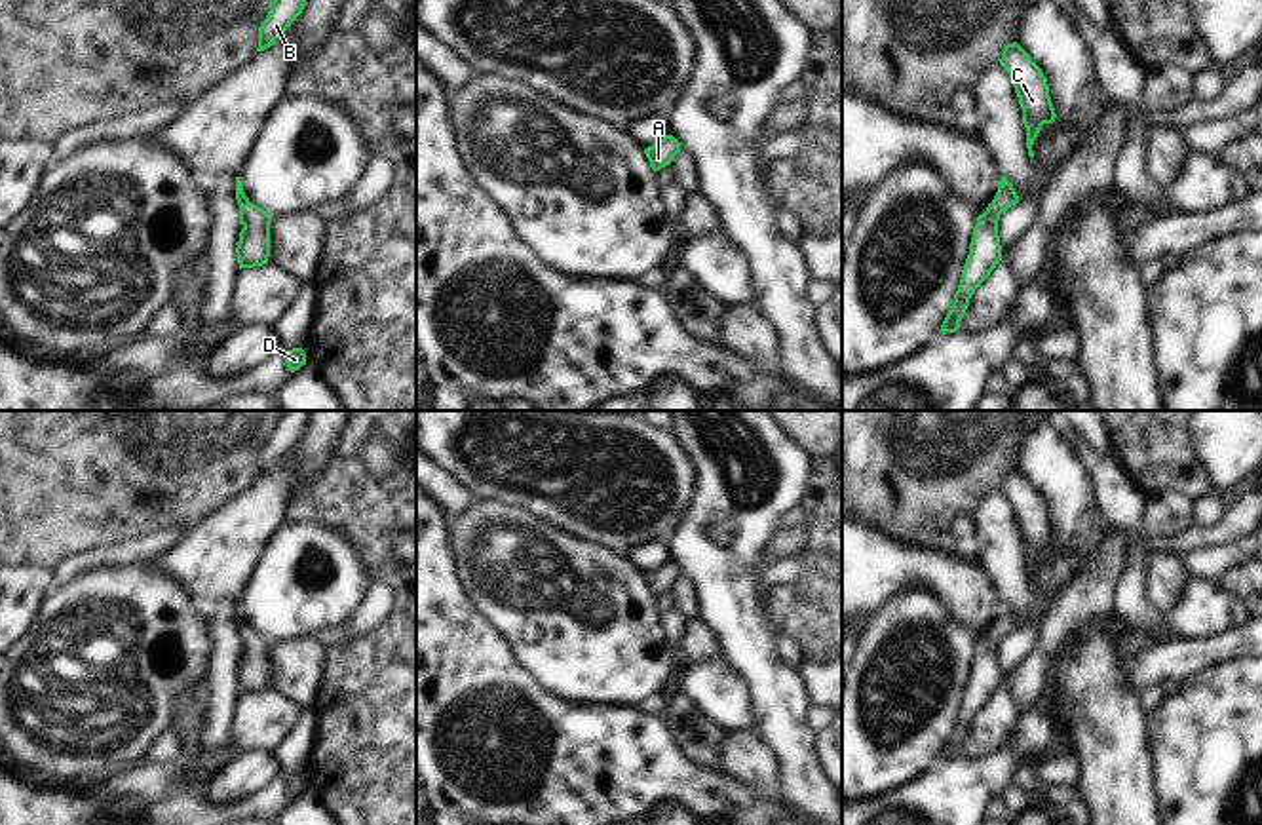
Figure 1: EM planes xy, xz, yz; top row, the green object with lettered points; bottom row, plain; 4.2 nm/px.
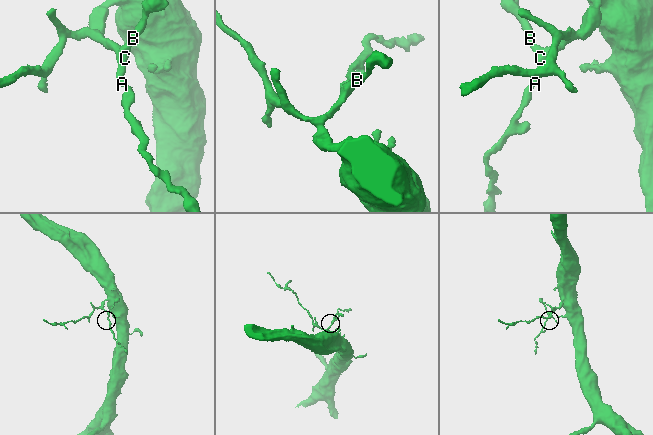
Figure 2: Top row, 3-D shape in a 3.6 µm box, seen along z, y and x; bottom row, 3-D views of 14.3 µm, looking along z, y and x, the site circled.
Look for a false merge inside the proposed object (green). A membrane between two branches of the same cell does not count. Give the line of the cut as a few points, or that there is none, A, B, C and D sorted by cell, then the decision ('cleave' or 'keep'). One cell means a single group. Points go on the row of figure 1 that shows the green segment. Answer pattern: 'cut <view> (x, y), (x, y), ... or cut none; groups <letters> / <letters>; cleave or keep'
cut none; groups A B C D; keep

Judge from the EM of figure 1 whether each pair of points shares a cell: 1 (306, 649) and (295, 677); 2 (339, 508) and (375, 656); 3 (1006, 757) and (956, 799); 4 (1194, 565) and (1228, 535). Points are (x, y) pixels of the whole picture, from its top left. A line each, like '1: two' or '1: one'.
1: one
2: one
3: one
4: two

